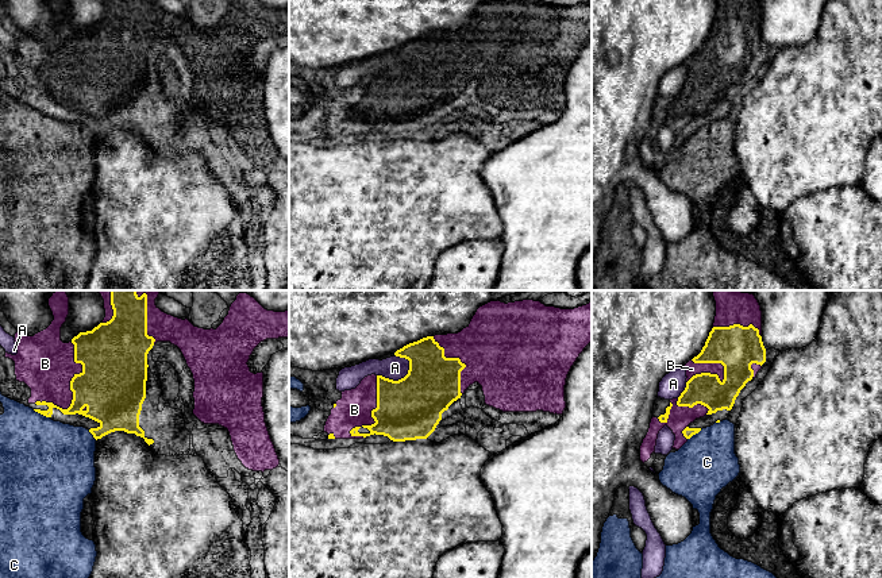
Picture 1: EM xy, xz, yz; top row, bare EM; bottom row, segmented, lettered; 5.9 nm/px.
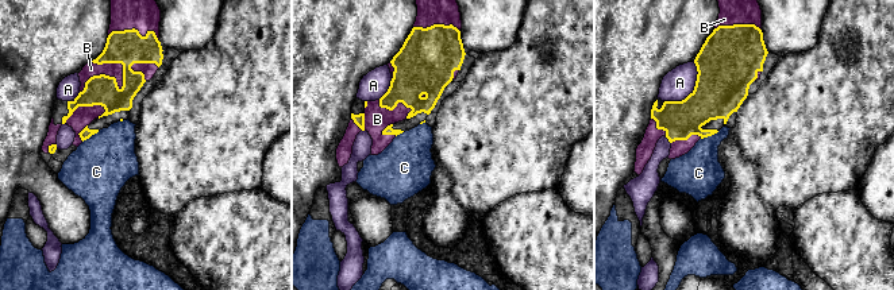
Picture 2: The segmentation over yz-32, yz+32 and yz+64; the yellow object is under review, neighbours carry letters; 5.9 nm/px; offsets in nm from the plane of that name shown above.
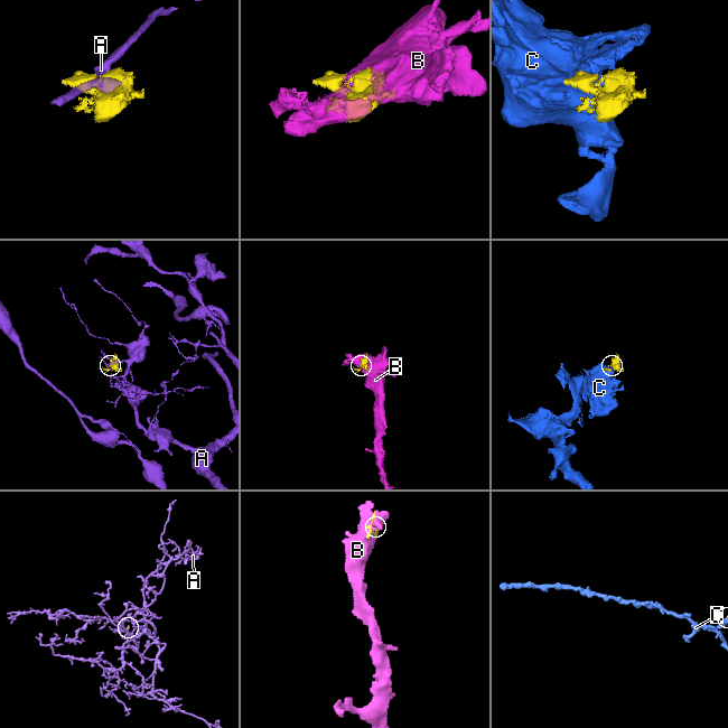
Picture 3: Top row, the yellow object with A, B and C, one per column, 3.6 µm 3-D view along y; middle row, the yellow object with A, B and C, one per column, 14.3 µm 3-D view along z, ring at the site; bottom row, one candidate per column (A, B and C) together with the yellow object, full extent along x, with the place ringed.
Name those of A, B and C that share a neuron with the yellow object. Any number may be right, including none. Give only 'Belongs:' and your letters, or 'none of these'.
Belongs: B

